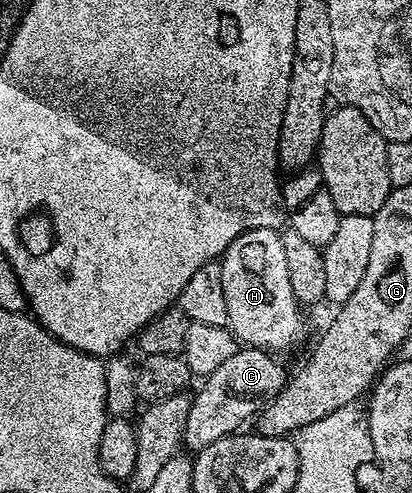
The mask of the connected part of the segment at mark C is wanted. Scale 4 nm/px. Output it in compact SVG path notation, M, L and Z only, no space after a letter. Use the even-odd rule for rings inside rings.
M243 346L216 373L205 376L201 380L202 388L193 392L188 413L188 425L182 434L185 450L197 453L212 441L220 441L220 437L228 437L239 430L241 423L255 418L262 408L280 394L286 384L288 371L282 368L281 358L271 352L262 351L259 347Z

